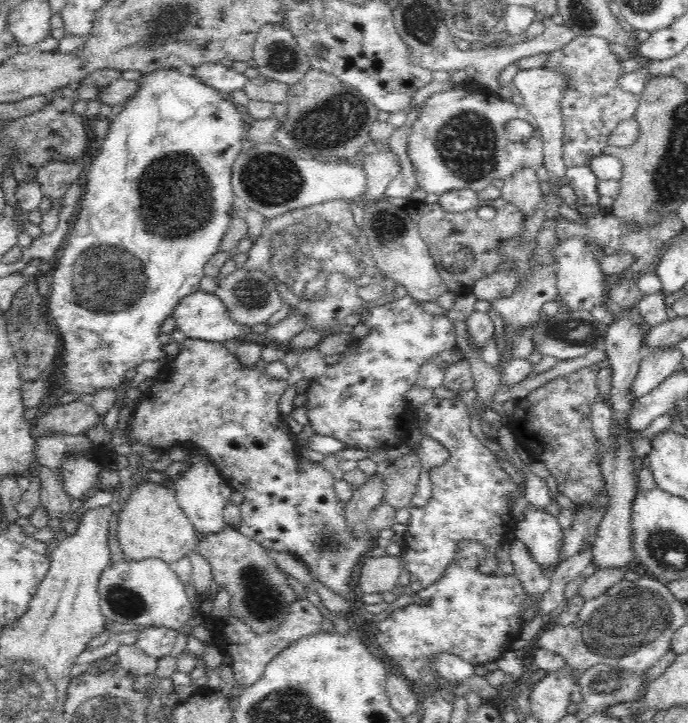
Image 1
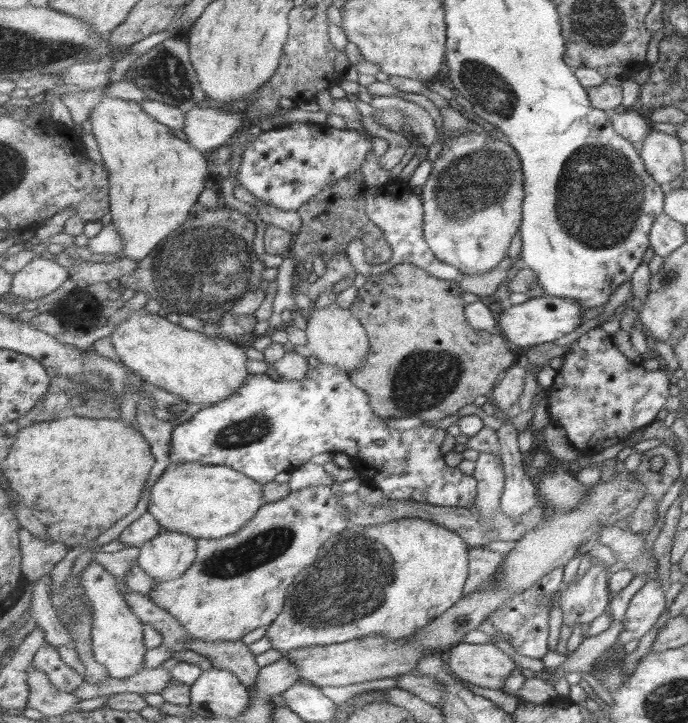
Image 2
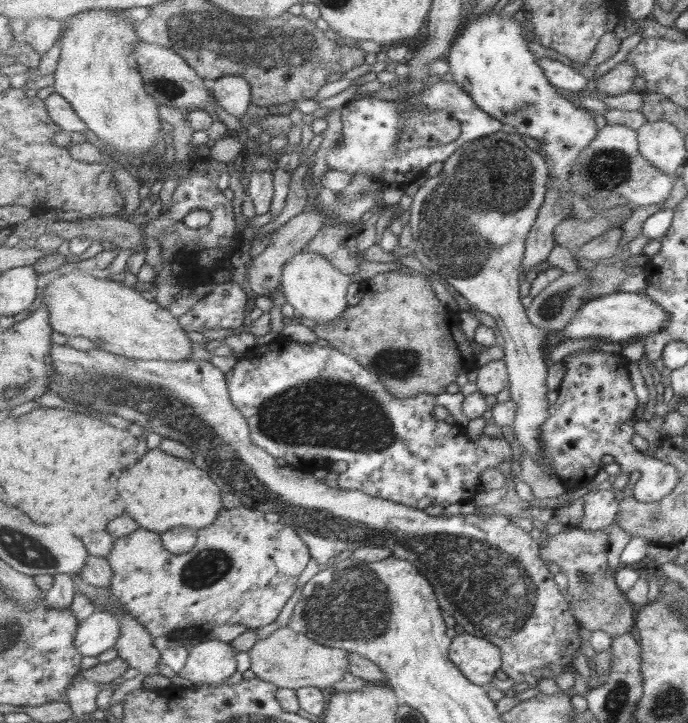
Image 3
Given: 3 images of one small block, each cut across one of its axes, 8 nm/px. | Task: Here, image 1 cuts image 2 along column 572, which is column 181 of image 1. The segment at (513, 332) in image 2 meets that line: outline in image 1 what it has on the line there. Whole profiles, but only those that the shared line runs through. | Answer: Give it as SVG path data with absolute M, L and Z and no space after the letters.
M199 290L185 296L173 312L176 327L191 339L208 341L241 340L250 331L238 324L216 293Z

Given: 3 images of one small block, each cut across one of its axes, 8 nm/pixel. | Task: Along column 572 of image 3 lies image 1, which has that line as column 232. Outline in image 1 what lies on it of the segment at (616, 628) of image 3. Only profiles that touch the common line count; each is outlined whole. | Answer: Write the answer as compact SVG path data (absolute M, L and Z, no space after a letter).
M226 526L220 532L201 536L196 551L210 563L212 579L229 593L230 608L254 632L272 632L286 620L291 604L298 600L298 596L288 582L292 576L270 557L272 550Z

